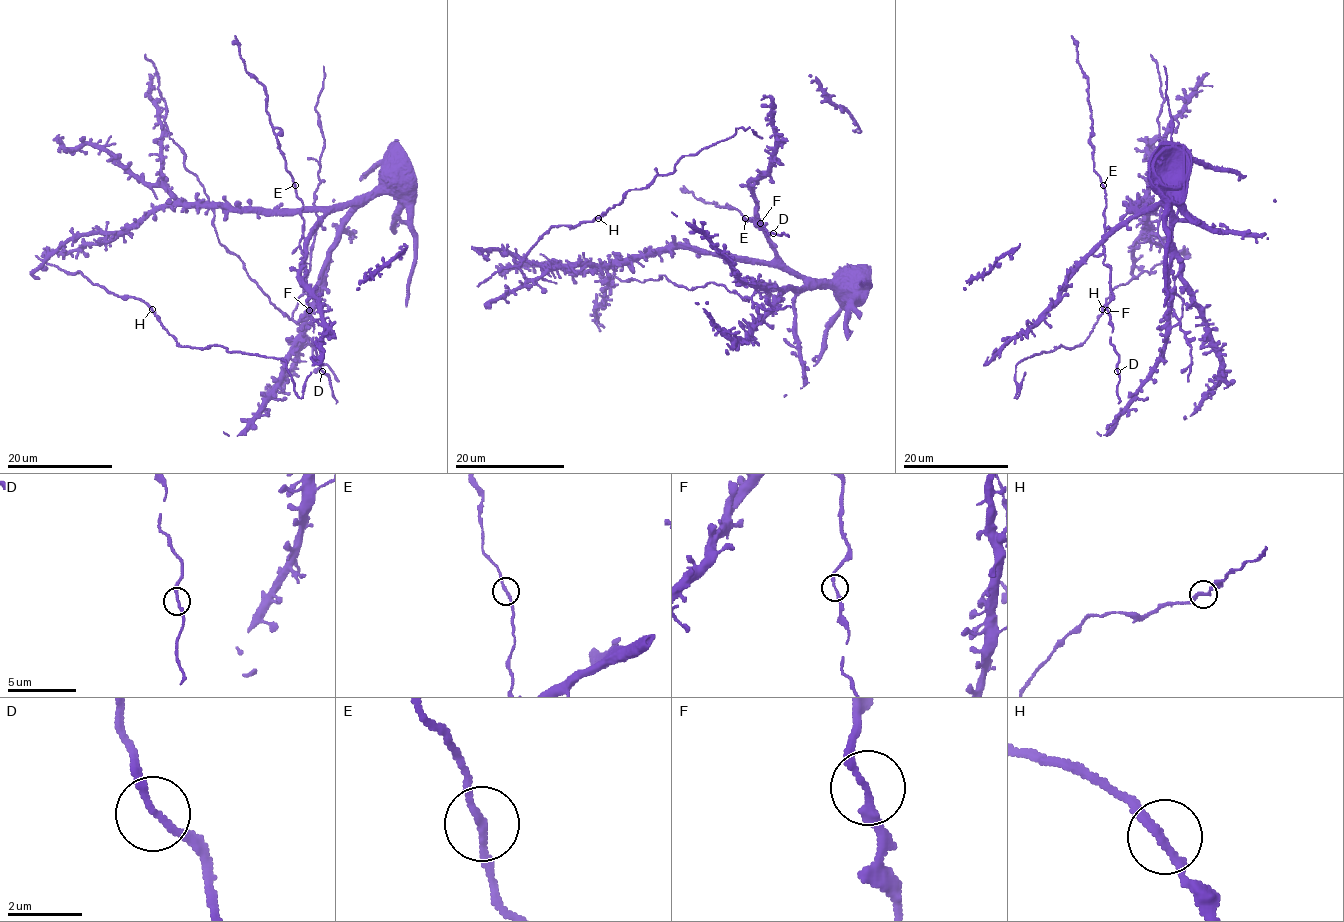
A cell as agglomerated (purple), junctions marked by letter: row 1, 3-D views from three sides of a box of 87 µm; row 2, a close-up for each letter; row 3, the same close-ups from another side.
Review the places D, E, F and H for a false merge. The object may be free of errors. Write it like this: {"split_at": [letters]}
{"split_at": []}

